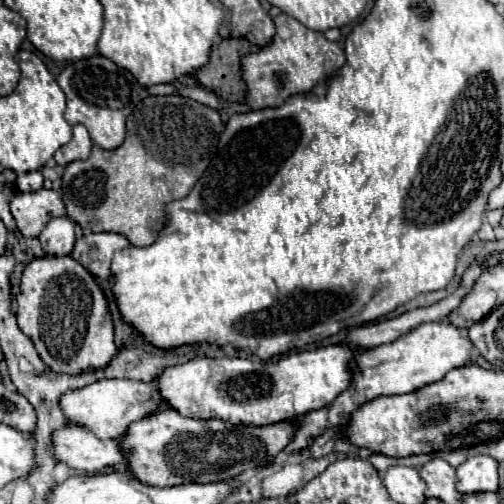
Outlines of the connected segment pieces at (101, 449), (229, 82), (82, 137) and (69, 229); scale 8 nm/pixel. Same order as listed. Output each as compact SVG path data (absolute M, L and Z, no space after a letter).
M66 425L52 435L52 453L76 471L96 473L104 467L126 467L128 457L116 439L98 439L86 427Z
M226 39L214 45L210 63L196 71L196 79L210 87L224 101L240 103L246 97L246 83L242 81L242 57L258 51L258 45L252 45L246 39Z
M74 125L74 137L72 137L72 141L66 143L66 145L62 145L56 151L54 159L56 159L58 165L66 167L70 161L86 159L90 155L90 149L92 149L92 139L90 139L86 127L84 125Z
M68 217L50 219L38 239L40 239L46 255L54 255L54 257L70 255L70 251L74 247L74 239L76 239L74 221L70 221Z

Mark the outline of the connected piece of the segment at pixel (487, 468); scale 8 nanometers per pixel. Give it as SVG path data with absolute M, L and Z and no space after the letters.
M490 455L468 457L458 469L458 491L478 493L478 491L498 491L498 461Z

